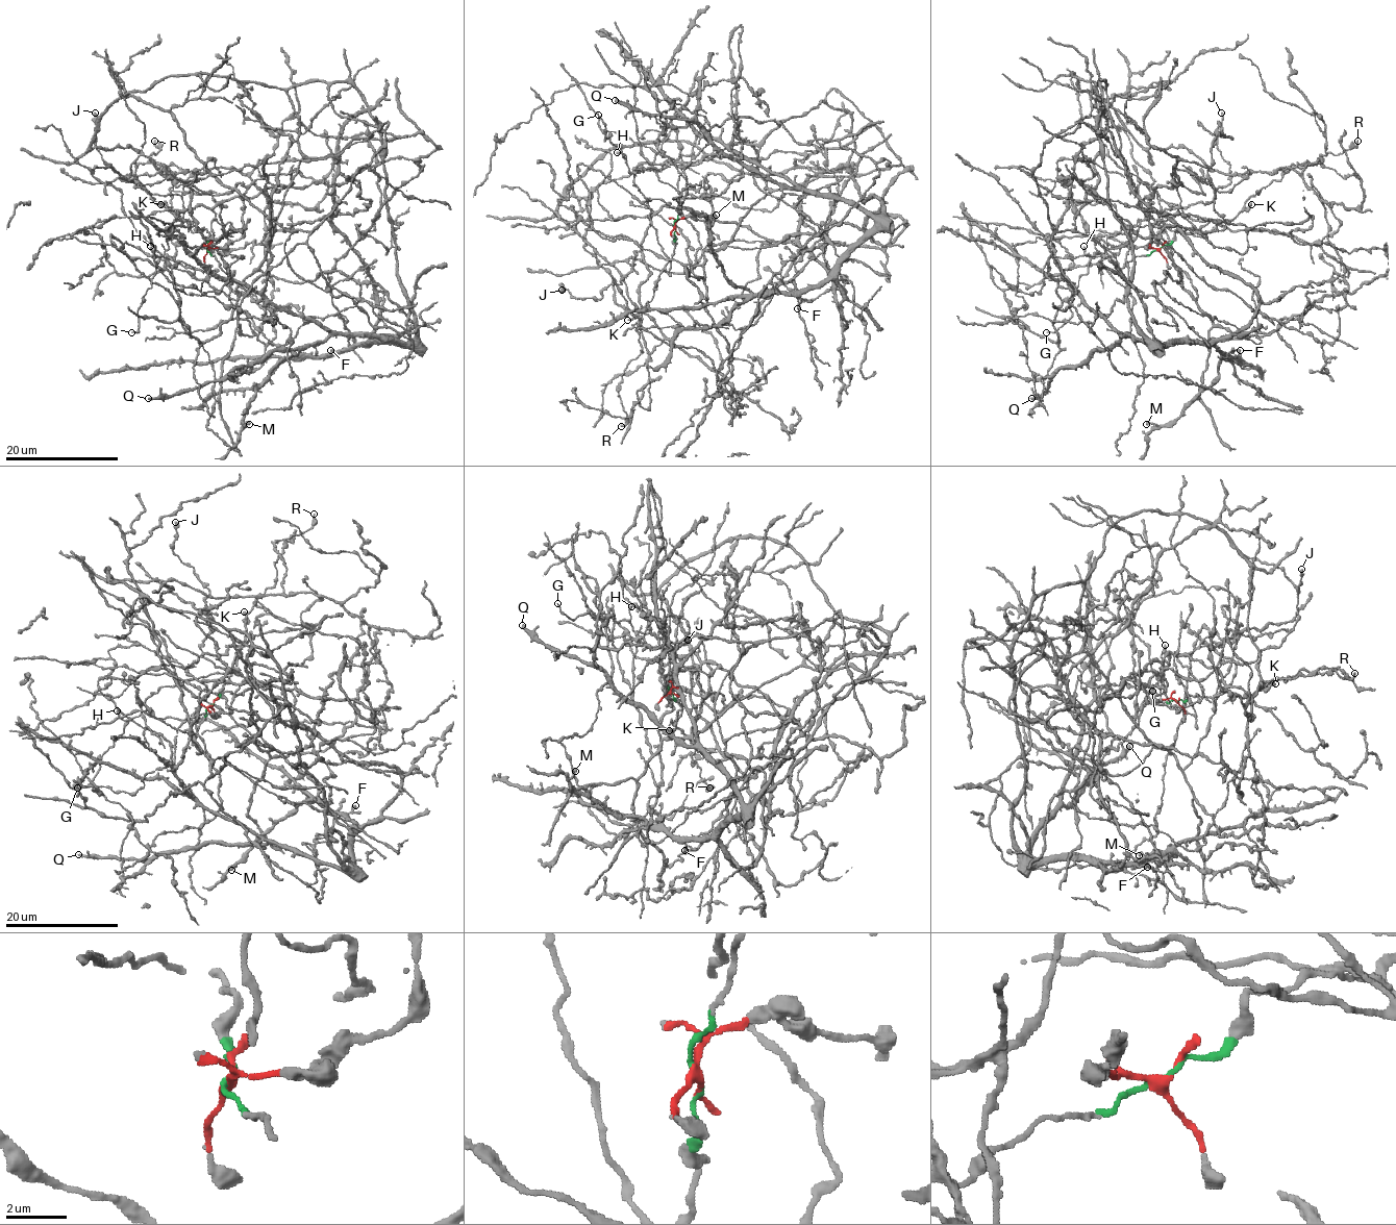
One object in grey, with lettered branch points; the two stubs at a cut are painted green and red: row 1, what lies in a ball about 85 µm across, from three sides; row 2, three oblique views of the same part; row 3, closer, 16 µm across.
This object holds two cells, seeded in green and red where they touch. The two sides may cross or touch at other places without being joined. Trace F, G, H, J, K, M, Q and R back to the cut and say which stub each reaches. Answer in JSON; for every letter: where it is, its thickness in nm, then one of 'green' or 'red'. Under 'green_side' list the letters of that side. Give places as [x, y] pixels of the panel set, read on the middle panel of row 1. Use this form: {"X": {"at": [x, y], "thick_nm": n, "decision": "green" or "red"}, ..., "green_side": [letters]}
{"F": {"at": [797, 308], "thick_nm": 320, "decision": "red"}, "G": {"at": [598, 115], "thick_nm": 160, "decision": "green"}, "H": {"at": [617, 152], "thick_nm": 280, "decision": "green"}, "J": {"at": [562, 290], "thick_nm": 320, "decision": "red"}, "K": {"at": [627, 320], "thick_nm": 320, "decision": "green"}, "M": {"at": [716, 215], "thick_nm": 340, "decision": "red"}, "Q": {"at": [615, 100], "thick_nm": 380, "decision": "red"}, "R": {"at": [621, 426], "thick_nm": 190, "decision": "green"}, "green_side": ["G", "H", "K", "R"]}

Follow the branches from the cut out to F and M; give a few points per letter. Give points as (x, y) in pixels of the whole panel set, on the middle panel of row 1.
F: (675, 228), (778, 243), (681, 215), (638, 136), (639, 65), (701, 135), (875, 221), (797, 309)
M: (675, 228), (778, 243), (681, 215), (639, 65), (701, 135), (875, 224), (817, 284), (751, 294), (717, 215)

